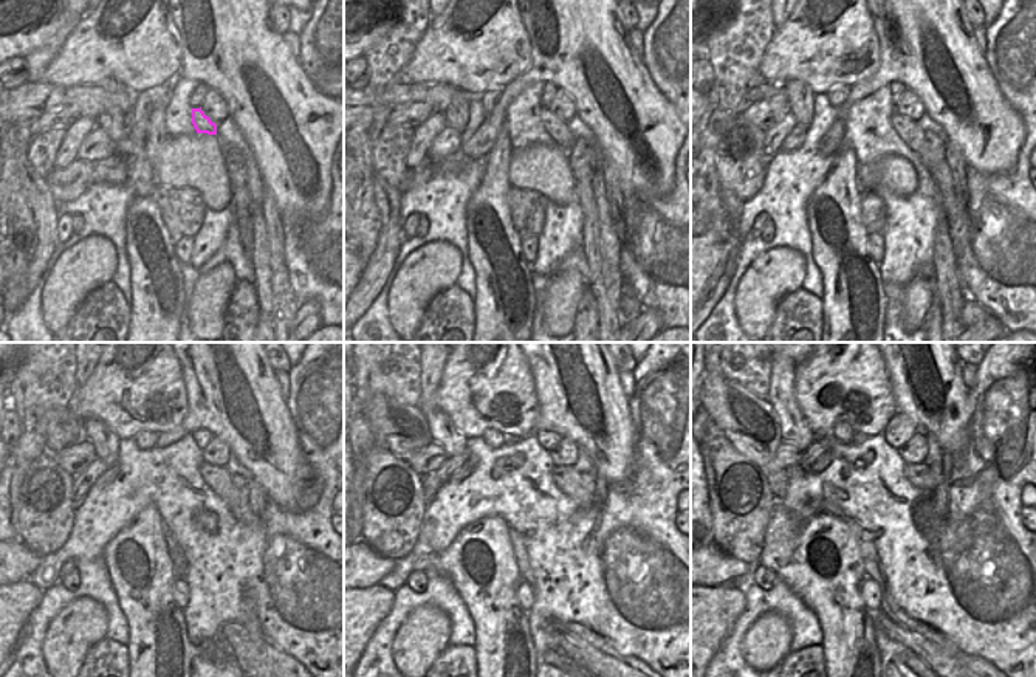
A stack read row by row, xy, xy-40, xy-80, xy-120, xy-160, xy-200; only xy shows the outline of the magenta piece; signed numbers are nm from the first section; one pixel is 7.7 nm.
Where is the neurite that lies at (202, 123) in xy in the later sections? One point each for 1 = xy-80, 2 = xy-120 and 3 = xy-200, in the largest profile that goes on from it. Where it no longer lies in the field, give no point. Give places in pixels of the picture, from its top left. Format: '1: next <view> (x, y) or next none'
1: next xy-80 (906, 129)
2: next xy-120 (219, 479)
3: next xy-200 (919, 474)

